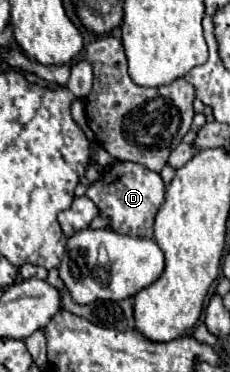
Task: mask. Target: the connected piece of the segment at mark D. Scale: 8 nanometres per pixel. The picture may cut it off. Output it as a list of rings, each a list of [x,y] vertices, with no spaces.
[[[116,161],[110,169],[122,169],[122,177],[114,179],[112,183],[106,183],[104,179],[94,181],[86,191],[86,197],[90,201],[96,201],[96,207],[102,217],[110,217],[110,225],[108,225],[110,231],[124,233],[130,237],[152,239],[154,217],[160,205],[164,203],[164,189],[166,189],[160,173],[148,171],[148,167],[140,167],[140,163],[132,163],[132,161]]]

